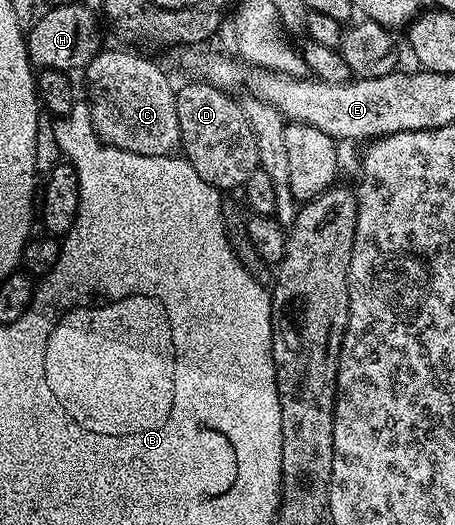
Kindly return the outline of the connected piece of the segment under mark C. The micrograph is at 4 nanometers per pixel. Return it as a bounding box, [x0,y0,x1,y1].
[84,49,182,156]

